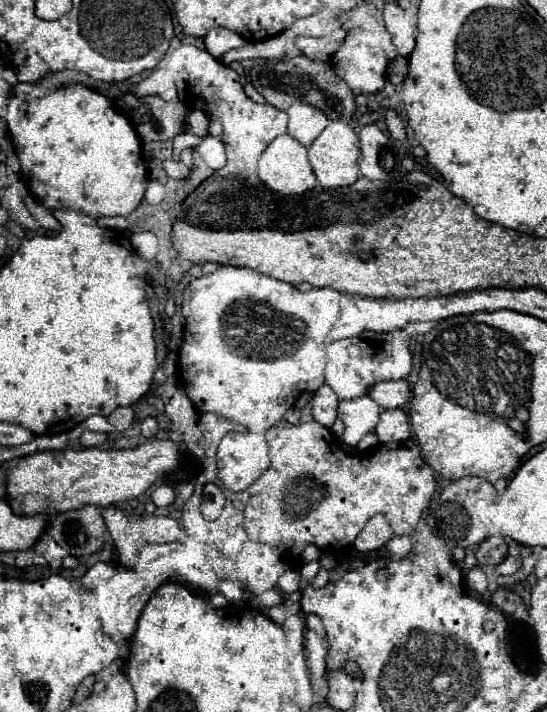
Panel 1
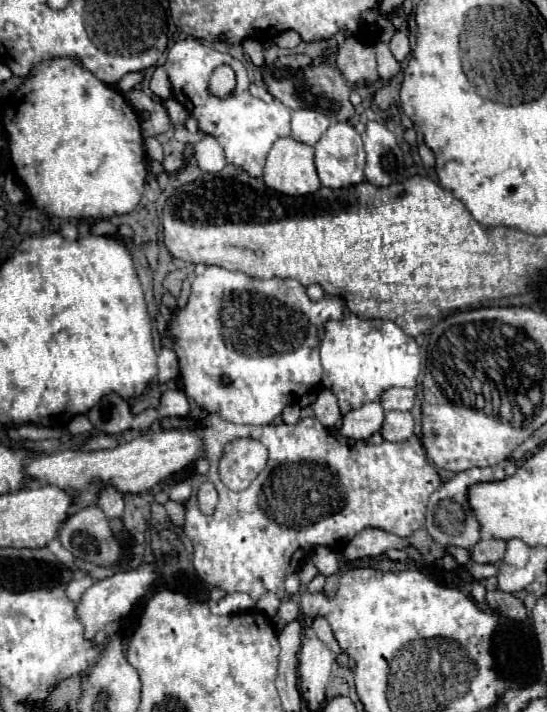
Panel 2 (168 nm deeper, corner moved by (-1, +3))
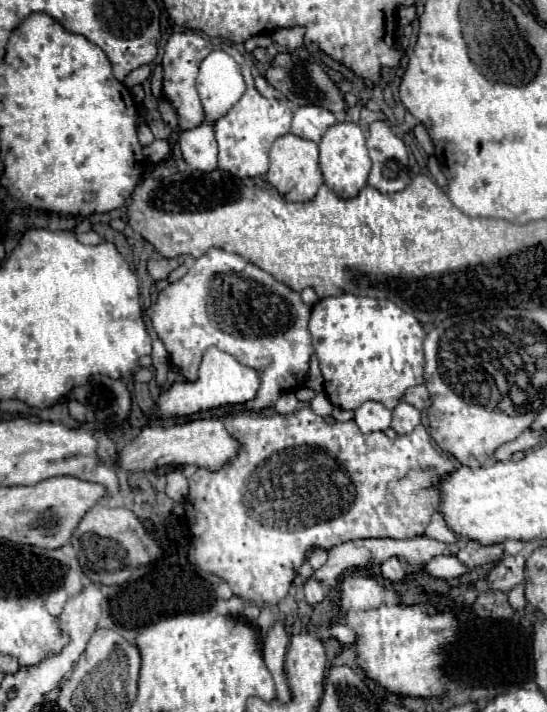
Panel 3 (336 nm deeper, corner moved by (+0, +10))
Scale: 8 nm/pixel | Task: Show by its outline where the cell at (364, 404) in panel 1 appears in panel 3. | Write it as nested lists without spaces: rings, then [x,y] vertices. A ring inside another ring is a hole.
[[[366,401],[362,407],[354,411],[354,421],[362,433],[386,431],[390,427],[390,417],[392,417],[390,409],[386,409],[378,401]]]

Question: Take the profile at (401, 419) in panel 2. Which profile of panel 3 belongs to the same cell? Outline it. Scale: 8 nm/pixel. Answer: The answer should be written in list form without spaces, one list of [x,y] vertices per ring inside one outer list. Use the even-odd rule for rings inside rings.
[[[398,403],[392,409],[392,429],[398,435],[410,433],[420,423],[420,411],[408,403]]]

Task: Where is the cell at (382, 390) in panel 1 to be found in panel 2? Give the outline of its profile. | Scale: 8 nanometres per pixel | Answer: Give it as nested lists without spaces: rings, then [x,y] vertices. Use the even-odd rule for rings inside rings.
[[[389,388],[381,396],[381,406],[389,410],[411,410],[415,404],[415,392],[411,388]]]

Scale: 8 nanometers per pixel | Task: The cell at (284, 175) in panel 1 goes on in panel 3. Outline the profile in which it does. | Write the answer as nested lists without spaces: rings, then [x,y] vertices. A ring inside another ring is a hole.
[[[282,135],[274,141],[270,151],[270,169],[264,179],[282,193],[288,201],[310,201],[322,185],[322,171],[318,167],[318,144],[296,135]]]

